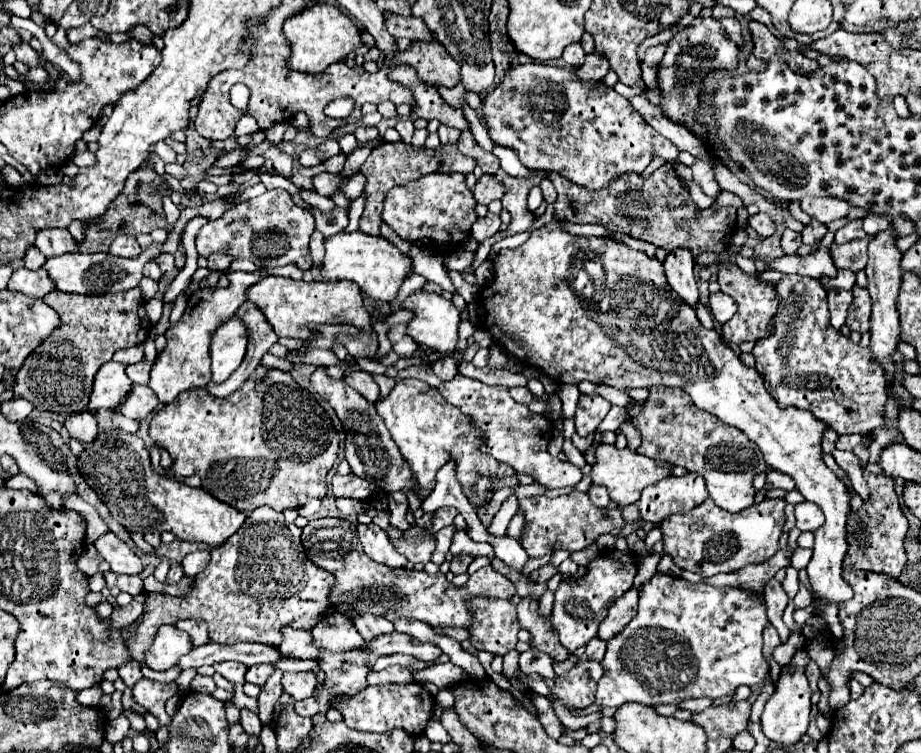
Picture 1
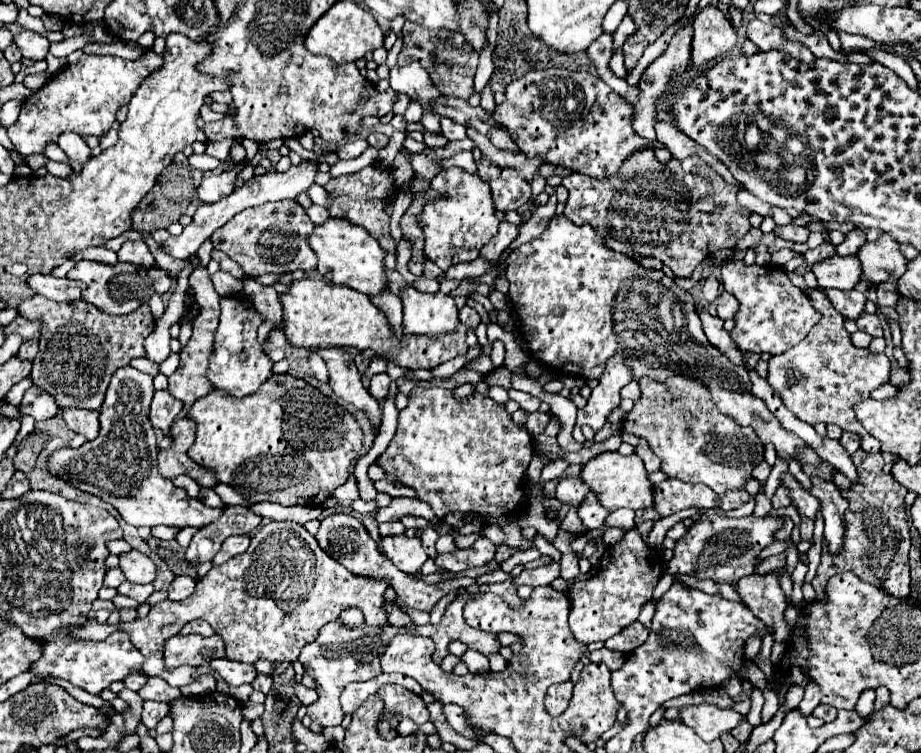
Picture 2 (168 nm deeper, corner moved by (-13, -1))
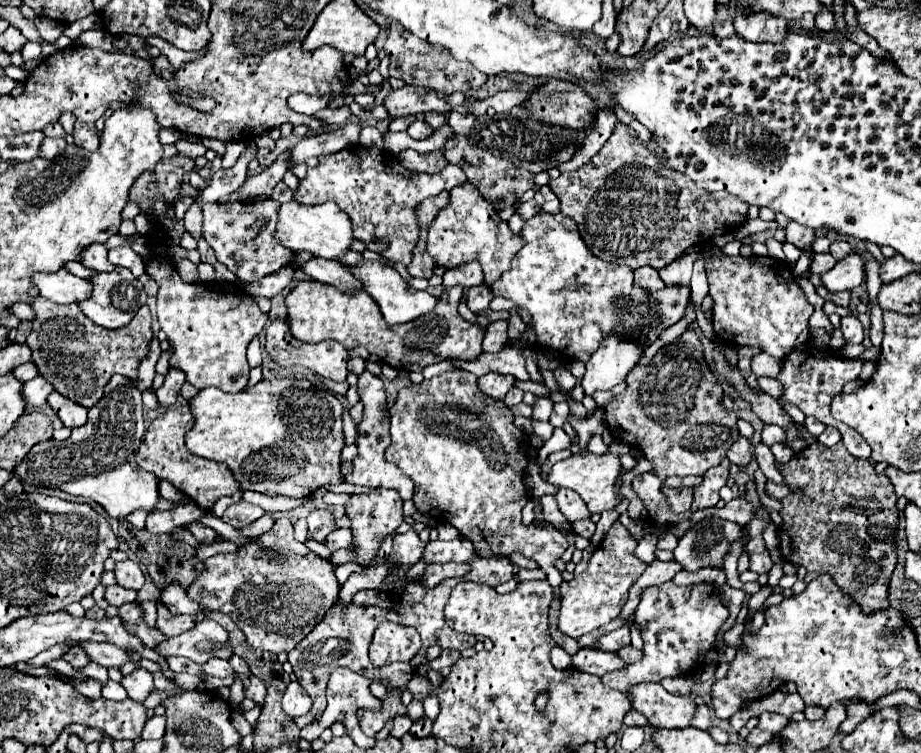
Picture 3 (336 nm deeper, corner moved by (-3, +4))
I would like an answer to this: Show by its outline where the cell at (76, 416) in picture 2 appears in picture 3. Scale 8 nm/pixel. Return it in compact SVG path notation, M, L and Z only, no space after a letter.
M54 391L54 393L48 397L48 403L50 403L50 407L56 411L56 415L62 419L64 427L74 429L74 427L82 427L82 425L86 423L86 413L88 413L88 411L86 411L84 407L76 405L74 401L62 397L60 393Z

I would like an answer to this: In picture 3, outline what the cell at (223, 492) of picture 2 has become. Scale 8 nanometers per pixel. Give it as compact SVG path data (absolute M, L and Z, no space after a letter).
M244 491L242 499L252 505L260 505L262 509L266 509L268 513L274 513L274 515L301 506L305 500L305 498L268 497L268 495L260 495L254 491Z

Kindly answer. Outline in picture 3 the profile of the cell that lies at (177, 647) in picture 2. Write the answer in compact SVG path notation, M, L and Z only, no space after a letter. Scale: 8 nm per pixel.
M204 619L200 623L196 621L196 625L190 631L166 639L156 647L156 651L162 657L180 655L196 663L206 663L212 657L230 659L234 653L232 647L228 647L228 631L212 619Z

